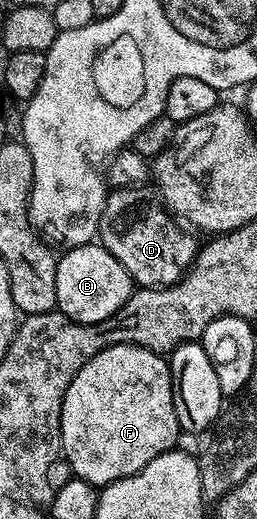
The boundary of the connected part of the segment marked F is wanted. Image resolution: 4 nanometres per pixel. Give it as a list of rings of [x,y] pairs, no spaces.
[[[120,344],[104,348],[68,384],[62,405],[62,454],[70,466],[73,477],[83,478],[96,488],[140,472],[156,456],[173,450],[177,444],[180,427],[172,396],[172,376],[169,361],[155,350]]]

